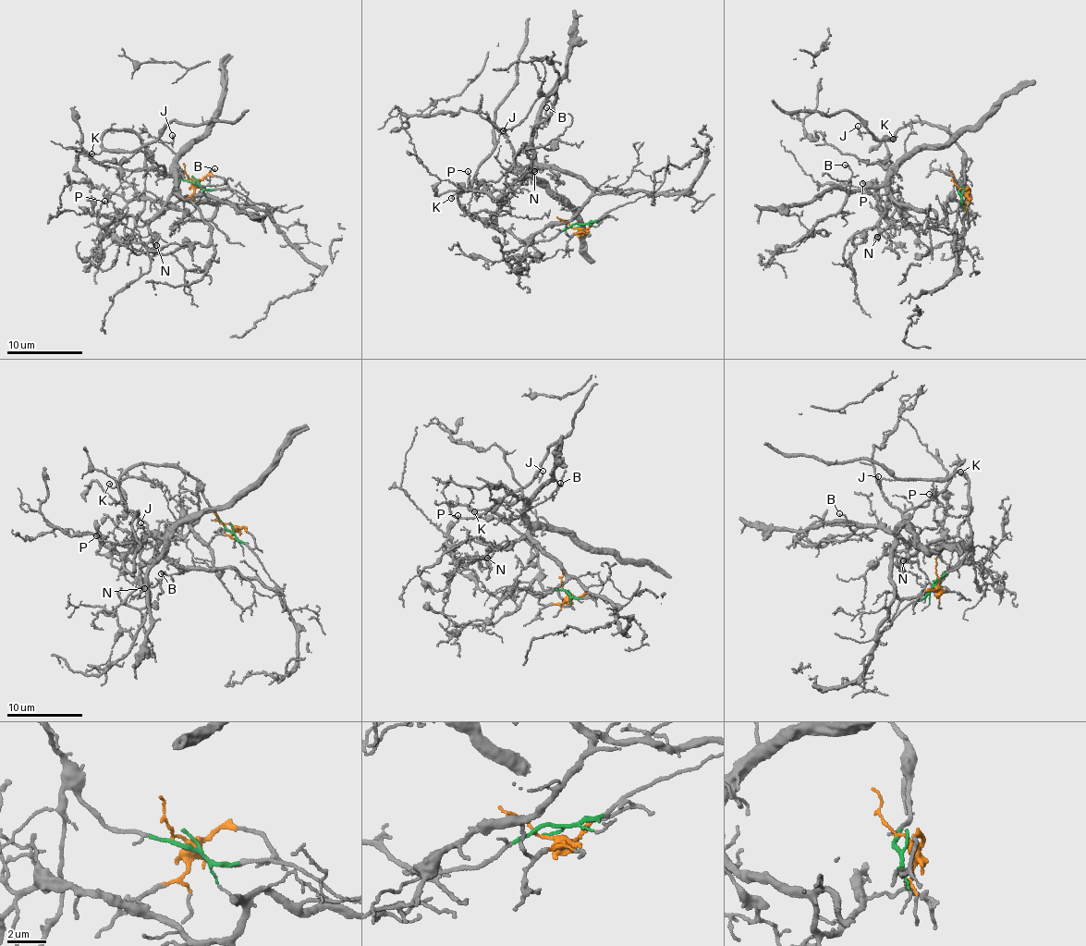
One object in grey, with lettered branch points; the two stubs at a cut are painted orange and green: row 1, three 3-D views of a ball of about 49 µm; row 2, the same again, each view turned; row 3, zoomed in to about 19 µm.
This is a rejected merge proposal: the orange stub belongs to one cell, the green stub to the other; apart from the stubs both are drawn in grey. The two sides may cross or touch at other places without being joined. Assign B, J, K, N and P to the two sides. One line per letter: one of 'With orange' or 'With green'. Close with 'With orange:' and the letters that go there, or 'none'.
B: With orange
J: With green
K: With green
N: With orange
P: With orange
With orange: B, N, P

